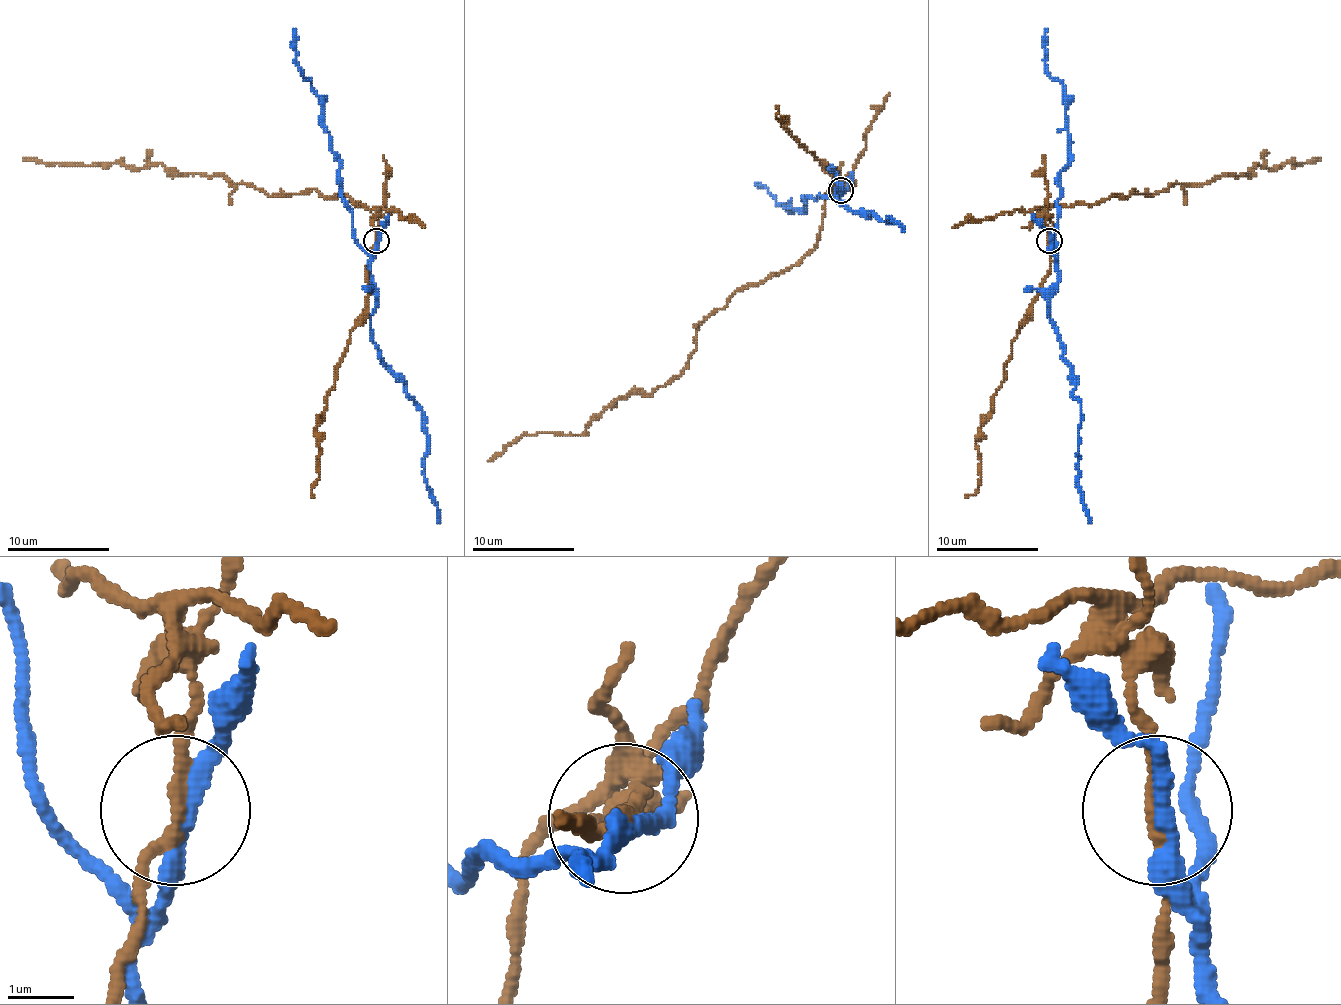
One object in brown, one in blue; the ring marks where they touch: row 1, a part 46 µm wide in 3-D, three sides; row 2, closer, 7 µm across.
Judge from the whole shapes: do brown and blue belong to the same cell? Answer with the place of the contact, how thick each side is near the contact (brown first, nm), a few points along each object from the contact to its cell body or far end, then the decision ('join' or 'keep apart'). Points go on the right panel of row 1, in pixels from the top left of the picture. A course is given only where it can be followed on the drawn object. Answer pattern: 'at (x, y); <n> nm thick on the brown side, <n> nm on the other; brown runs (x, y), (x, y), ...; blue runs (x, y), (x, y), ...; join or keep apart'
at (1049, 240); 190 nm thick on the brown side, 260 nm on the other; brown runs (1050, 240), (1045, 219), (1055, 204), (1135, 188), (1153, 196), (1253, 173), (1258, 163), (1320, 158); blue runs (1050, 242), (1058, 284), (1047, 307), (1063, 358), (1076, 384), (1073, 394), (1081, 402), (1078, 482), (1091, 523); keep apart

